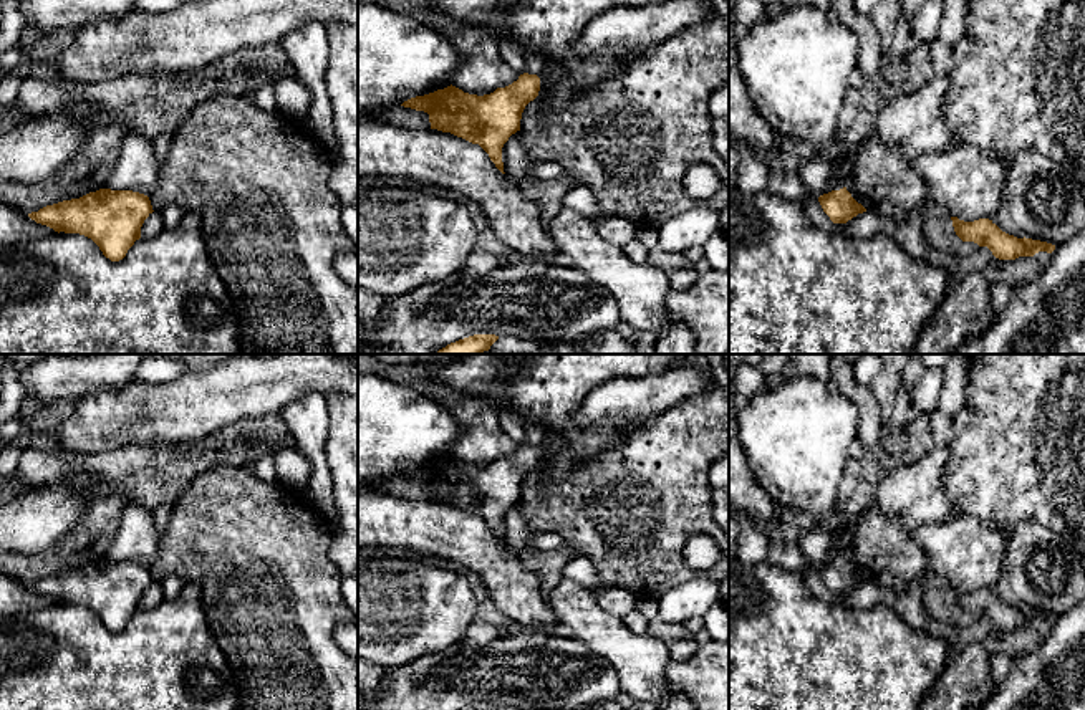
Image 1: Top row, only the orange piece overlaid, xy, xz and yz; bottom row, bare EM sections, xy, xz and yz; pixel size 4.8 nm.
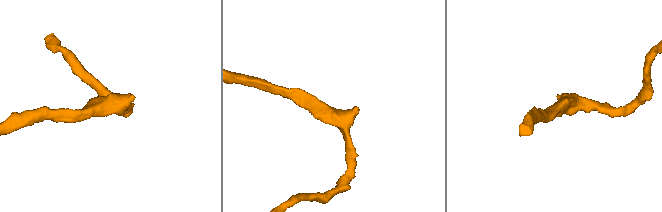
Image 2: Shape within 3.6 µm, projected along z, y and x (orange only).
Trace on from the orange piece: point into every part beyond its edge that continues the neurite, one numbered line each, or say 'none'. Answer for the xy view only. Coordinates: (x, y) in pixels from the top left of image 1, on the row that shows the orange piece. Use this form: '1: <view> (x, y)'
none

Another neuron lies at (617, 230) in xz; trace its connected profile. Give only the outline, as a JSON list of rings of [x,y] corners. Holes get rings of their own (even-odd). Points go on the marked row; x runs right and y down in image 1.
[[[601,217],[595,222],[598,235],[616,245],[626,247],[638,235],[638,223],[623,217]]]

